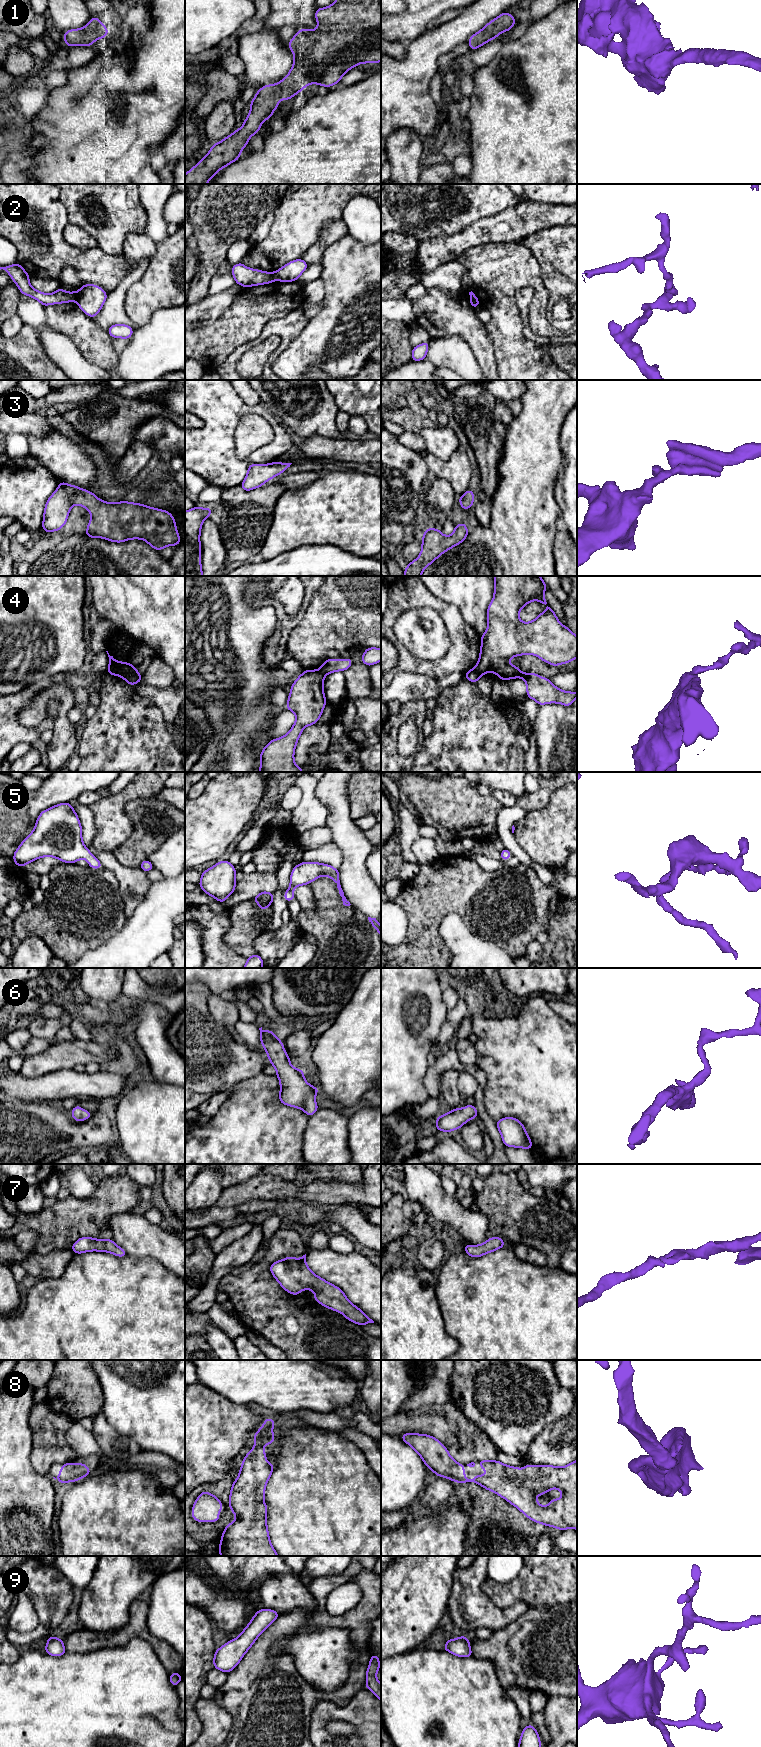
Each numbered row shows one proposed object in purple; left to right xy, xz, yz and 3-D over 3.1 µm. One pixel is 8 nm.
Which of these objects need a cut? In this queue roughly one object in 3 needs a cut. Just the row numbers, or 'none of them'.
2, 4

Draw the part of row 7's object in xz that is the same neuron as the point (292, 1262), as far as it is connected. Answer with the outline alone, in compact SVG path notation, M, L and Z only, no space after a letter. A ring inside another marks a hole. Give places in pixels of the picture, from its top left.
M306 1254L303 1255L300 1259L296 1259L295 1257L286 1257L283 1260L273 1262L270 1266L270 1272L279 1282L281 1287L292 1295L299 1295L302 1290L308 1288L310 1291L316 1294L314 1296L314 1300L316 1302L331 1310L343 1314L349 1321L354 1322L360 1326L368 1323L374 1323L374 1321L370 1319L363 1311L361 1311L357 1306L348 1300L340 1288L315 1275L308 1268L306 1264Z

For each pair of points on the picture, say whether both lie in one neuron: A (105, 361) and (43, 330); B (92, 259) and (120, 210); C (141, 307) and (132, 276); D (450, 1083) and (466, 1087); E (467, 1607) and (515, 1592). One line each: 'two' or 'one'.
A: two
B: two
C: two
D: two
E: two

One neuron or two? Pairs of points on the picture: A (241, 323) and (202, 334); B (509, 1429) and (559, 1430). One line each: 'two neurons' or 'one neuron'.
A: one neuron
B: two neurons

